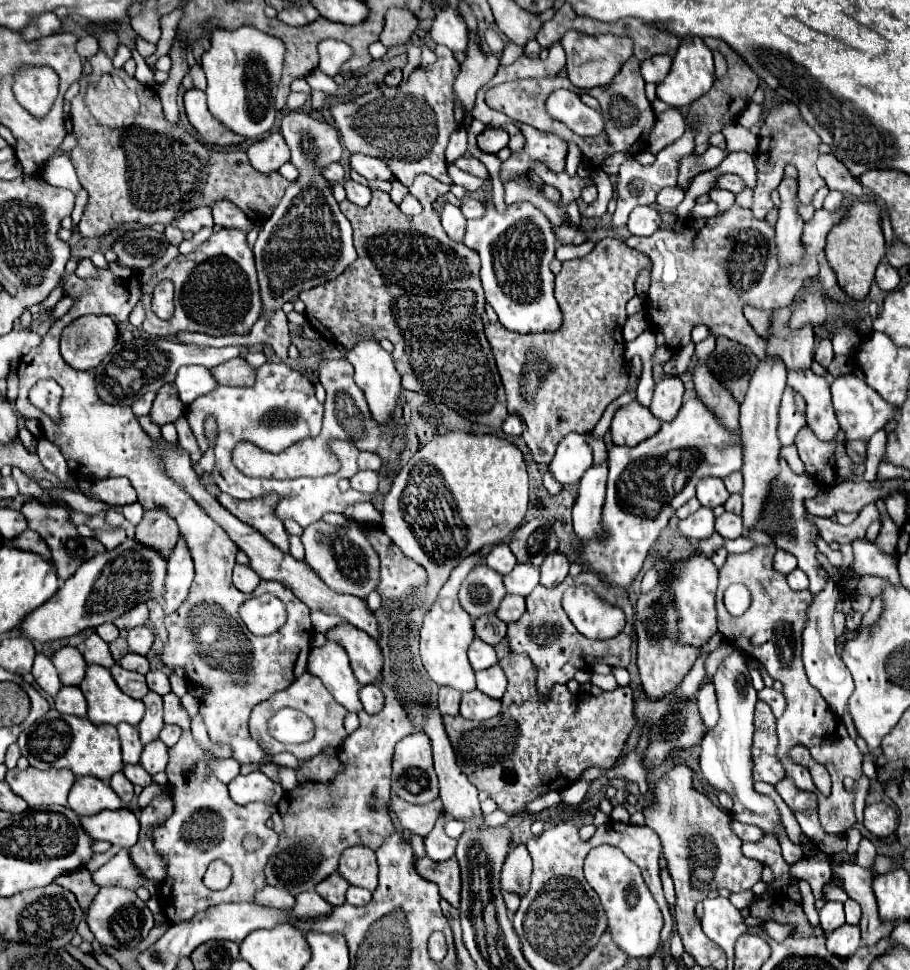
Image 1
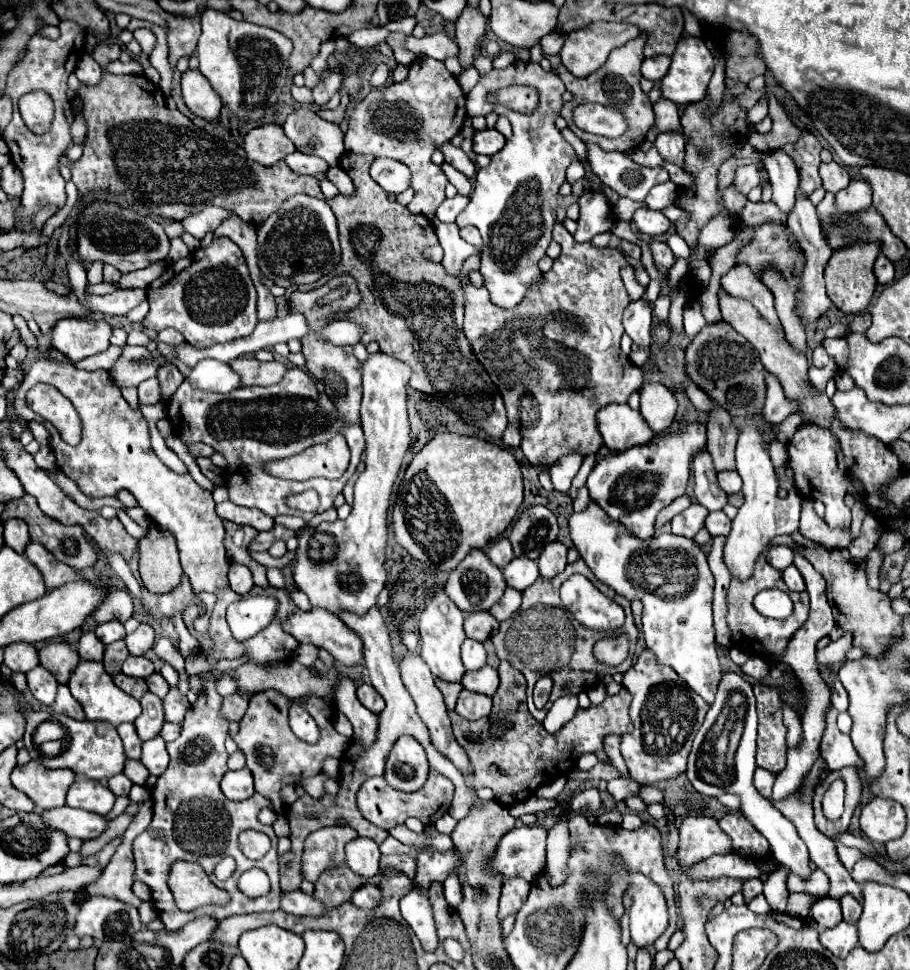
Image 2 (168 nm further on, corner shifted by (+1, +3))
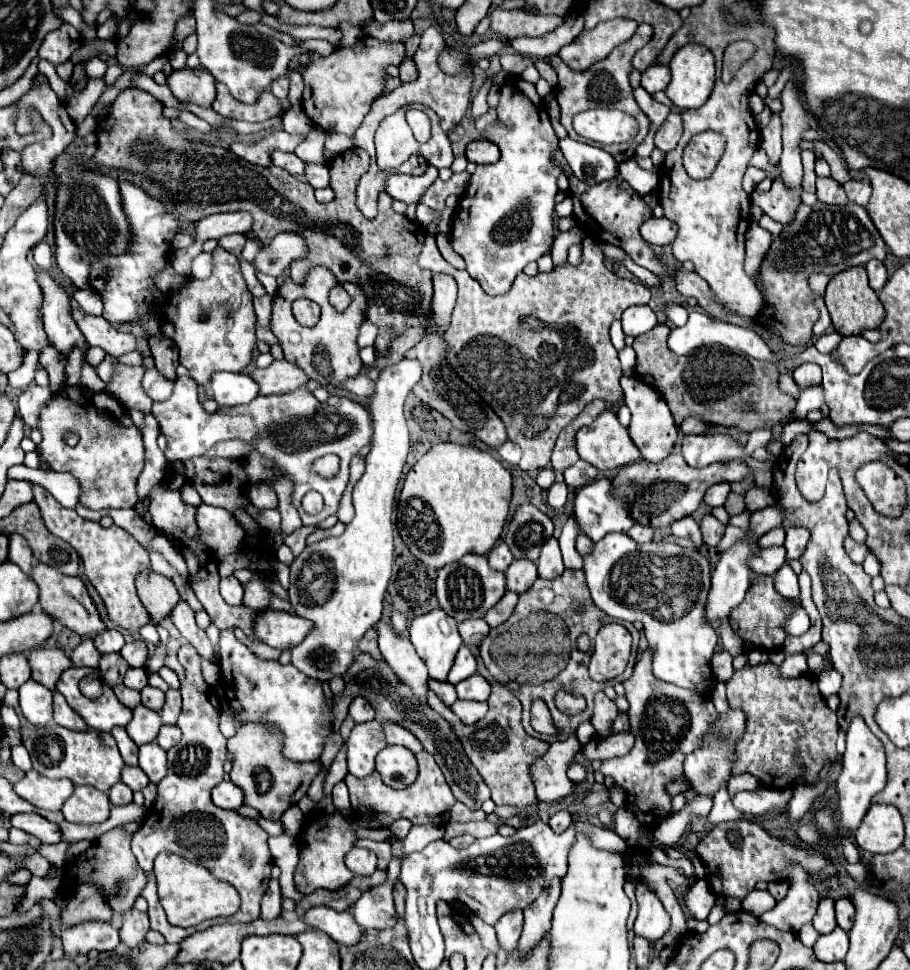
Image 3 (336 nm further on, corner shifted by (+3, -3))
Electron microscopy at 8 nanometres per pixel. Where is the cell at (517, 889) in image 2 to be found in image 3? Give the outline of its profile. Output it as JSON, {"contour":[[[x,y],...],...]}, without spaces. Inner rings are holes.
{"contour":[[[508,911],[508,915],[502,915],[502,919],[498,919],[494,927],[498,933],[500,947],[504,951],[512,951],[522,935],[522,911]]]}

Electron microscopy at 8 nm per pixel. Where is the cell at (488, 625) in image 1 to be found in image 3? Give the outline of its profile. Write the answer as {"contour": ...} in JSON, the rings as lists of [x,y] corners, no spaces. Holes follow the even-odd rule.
{"contour":[[[470,619],[470,621],[462,621],[458,625],[458,631],[466,645],[480,645],[482,639],[488,635],[490,627],[484,619]]]}

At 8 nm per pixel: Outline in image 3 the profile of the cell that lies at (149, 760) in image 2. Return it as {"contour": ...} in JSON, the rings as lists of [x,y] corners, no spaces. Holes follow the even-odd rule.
{"contour":[[[156,741],[140,747],[140,767],[152,783],[160,783],[166,775],[166,751]]]}

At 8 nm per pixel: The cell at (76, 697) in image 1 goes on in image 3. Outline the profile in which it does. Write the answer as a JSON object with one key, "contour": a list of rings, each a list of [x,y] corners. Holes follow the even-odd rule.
{"contour":[[[54,691],[54,721],[66,729],[72,729],[72,731],[88,729],[84,719],[66,703],[66,699],[58,691]]]}

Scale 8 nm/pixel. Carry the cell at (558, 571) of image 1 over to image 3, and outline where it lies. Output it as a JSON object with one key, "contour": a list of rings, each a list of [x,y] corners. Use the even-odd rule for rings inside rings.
{"contour":[[[552,537],[544,543],[540,559],[538,559],[538,575],[542,579],[554,579],[558,575],[562,575],[564,571],[564,563],[562,563],[562,553],[558,547],[558,541]]]}

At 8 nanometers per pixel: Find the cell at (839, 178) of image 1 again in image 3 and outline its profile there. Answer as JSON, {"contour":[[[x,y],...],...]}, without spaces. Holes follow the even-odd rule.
{"contour":[[[818,177],[816,195],[818,195],[818,201],[828,203],[828,205],[846,205],[848,203],[848,197],[846,197],[842,185],[838,181],[834,181],[832,177]]]}

